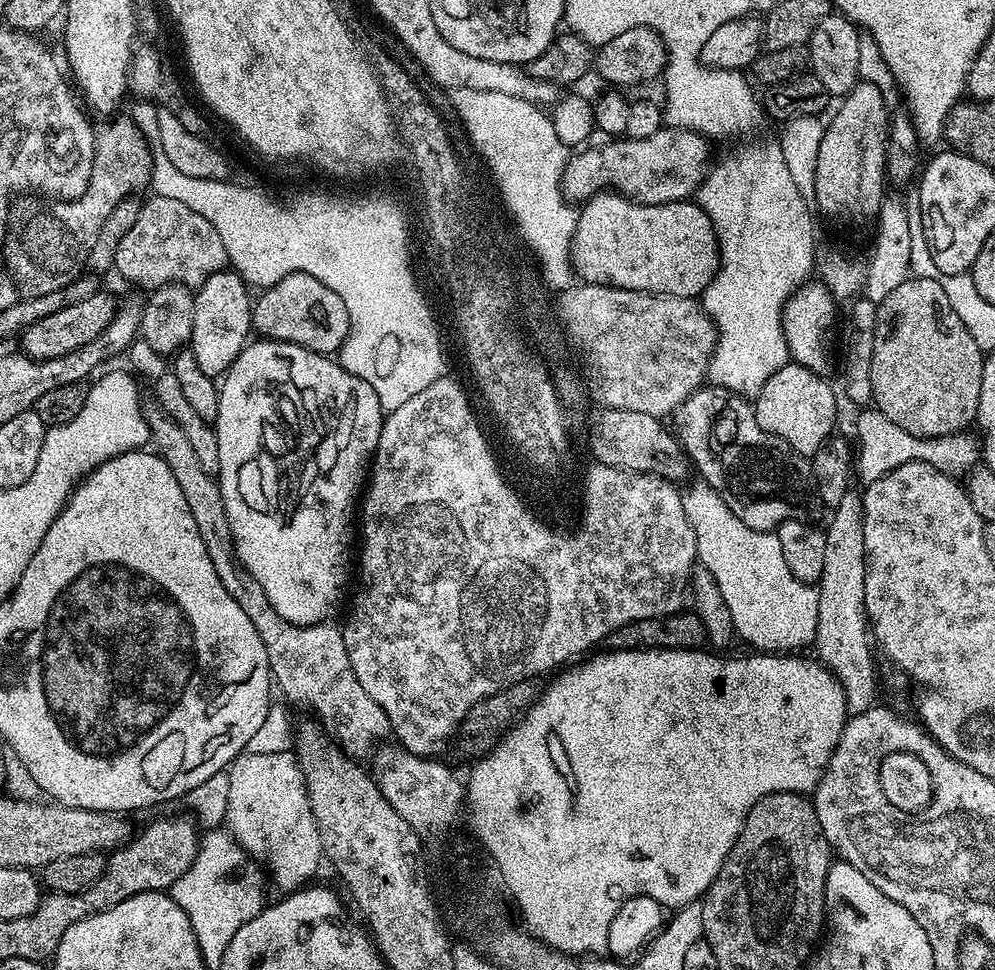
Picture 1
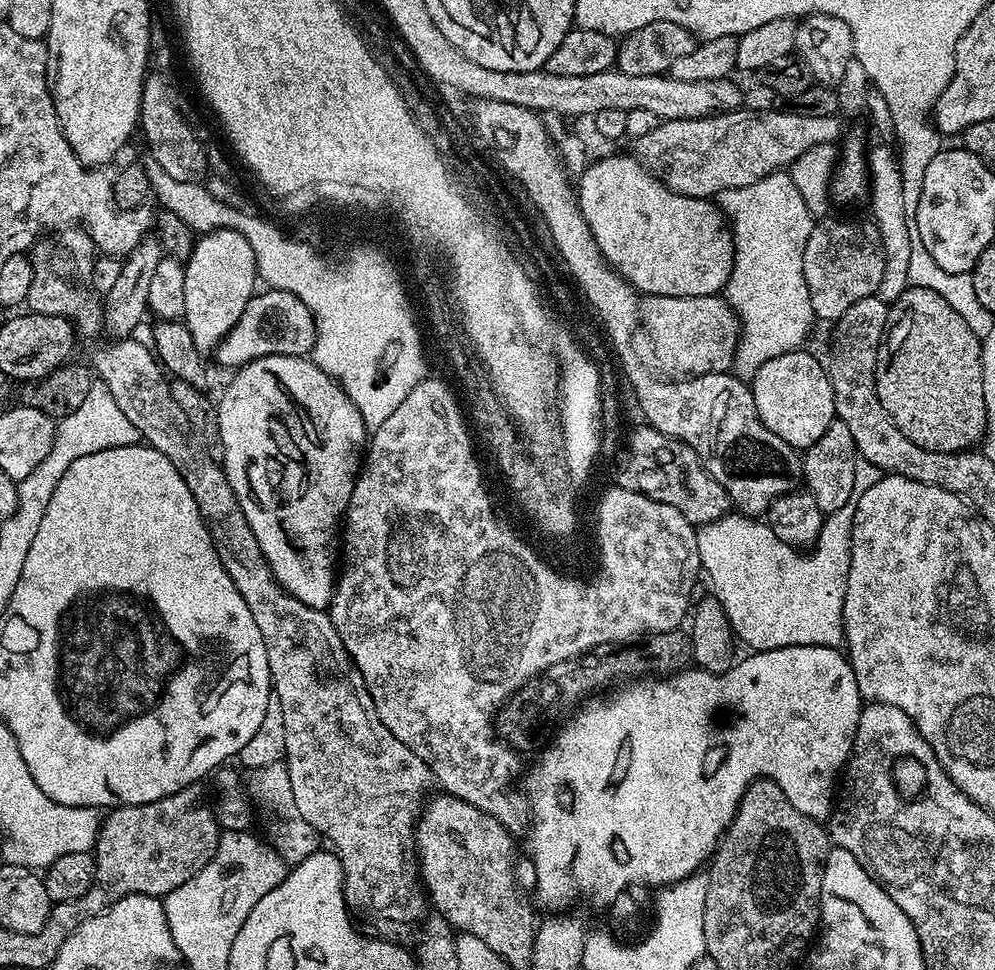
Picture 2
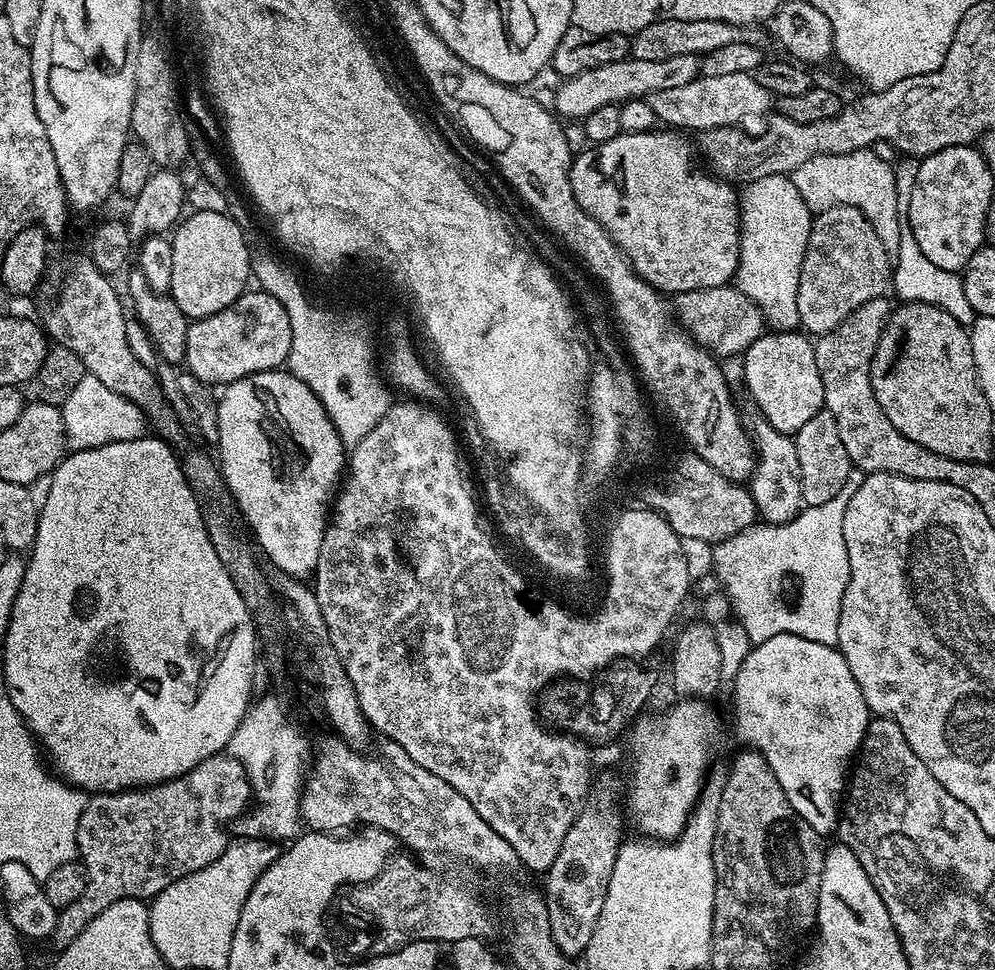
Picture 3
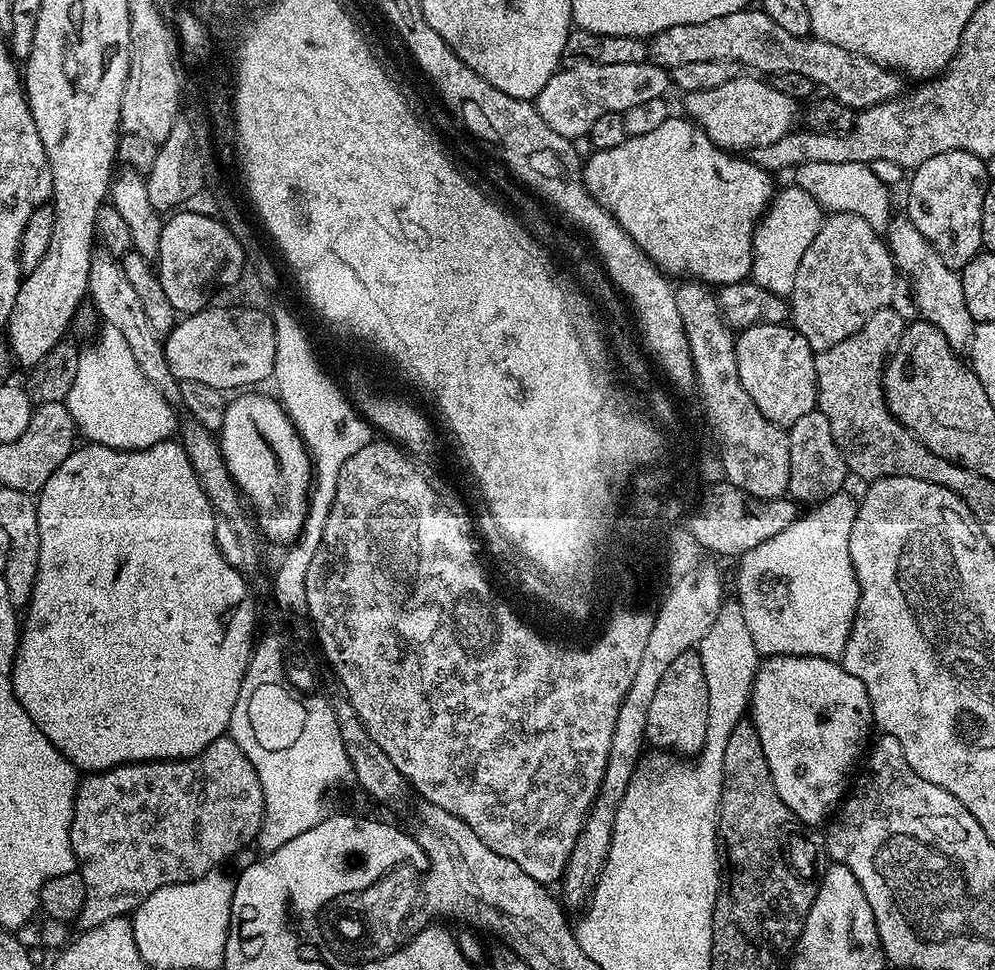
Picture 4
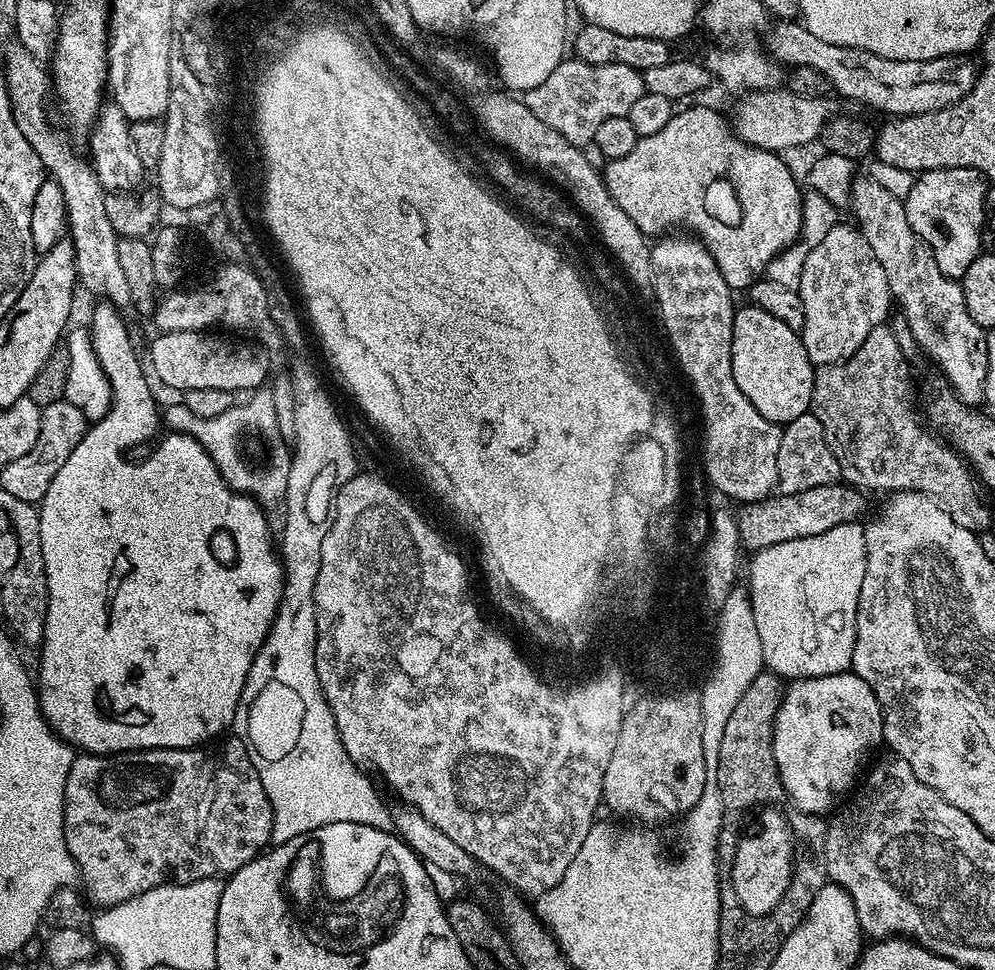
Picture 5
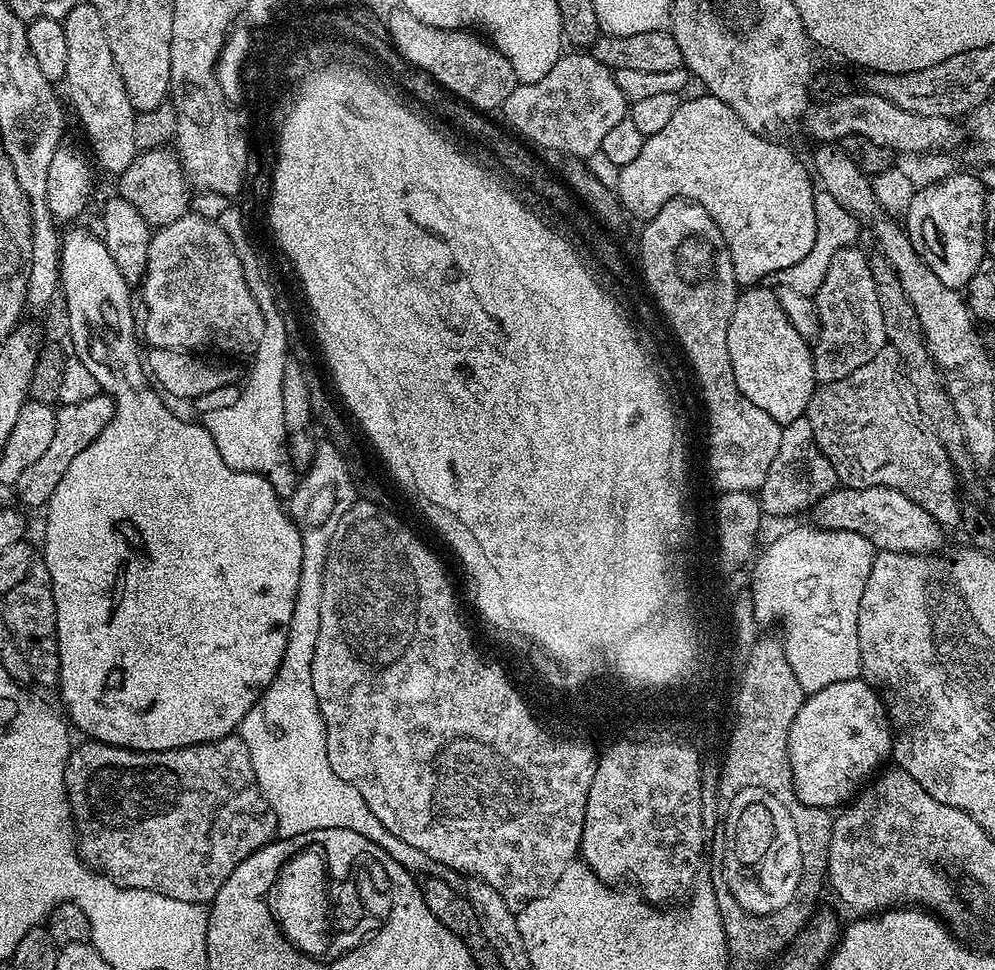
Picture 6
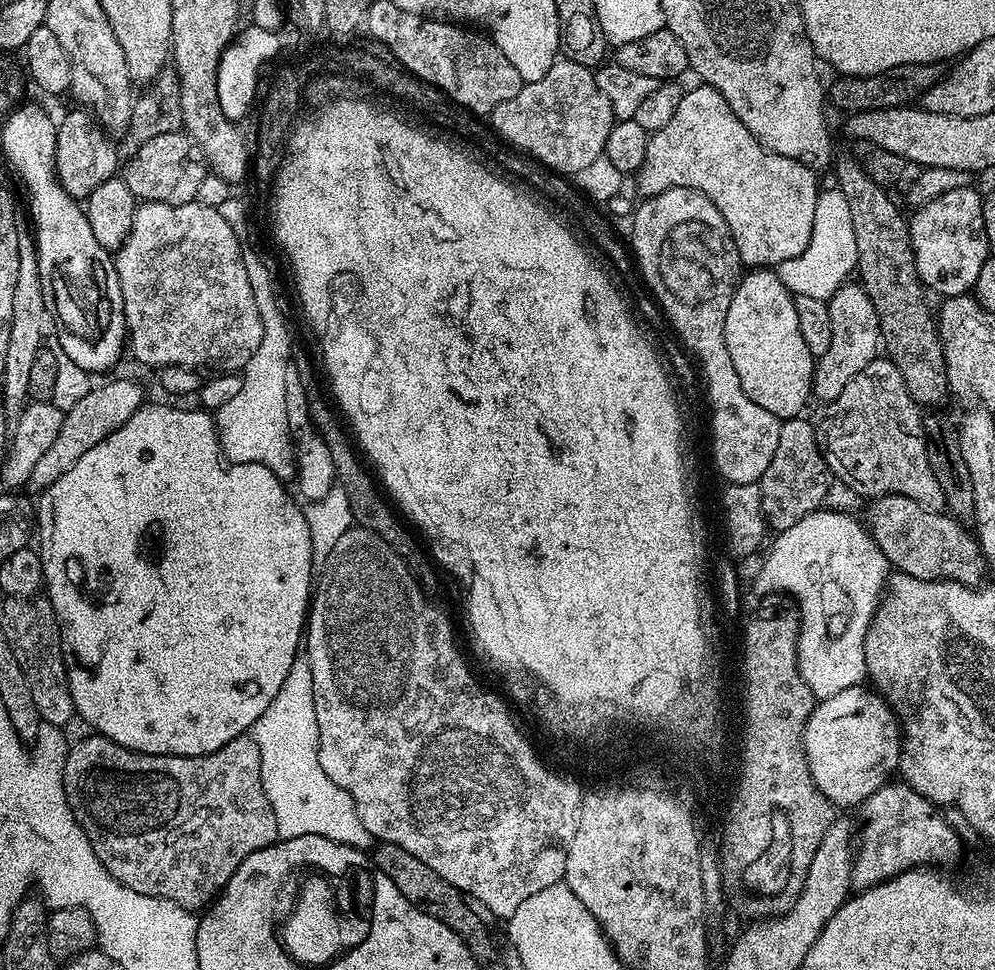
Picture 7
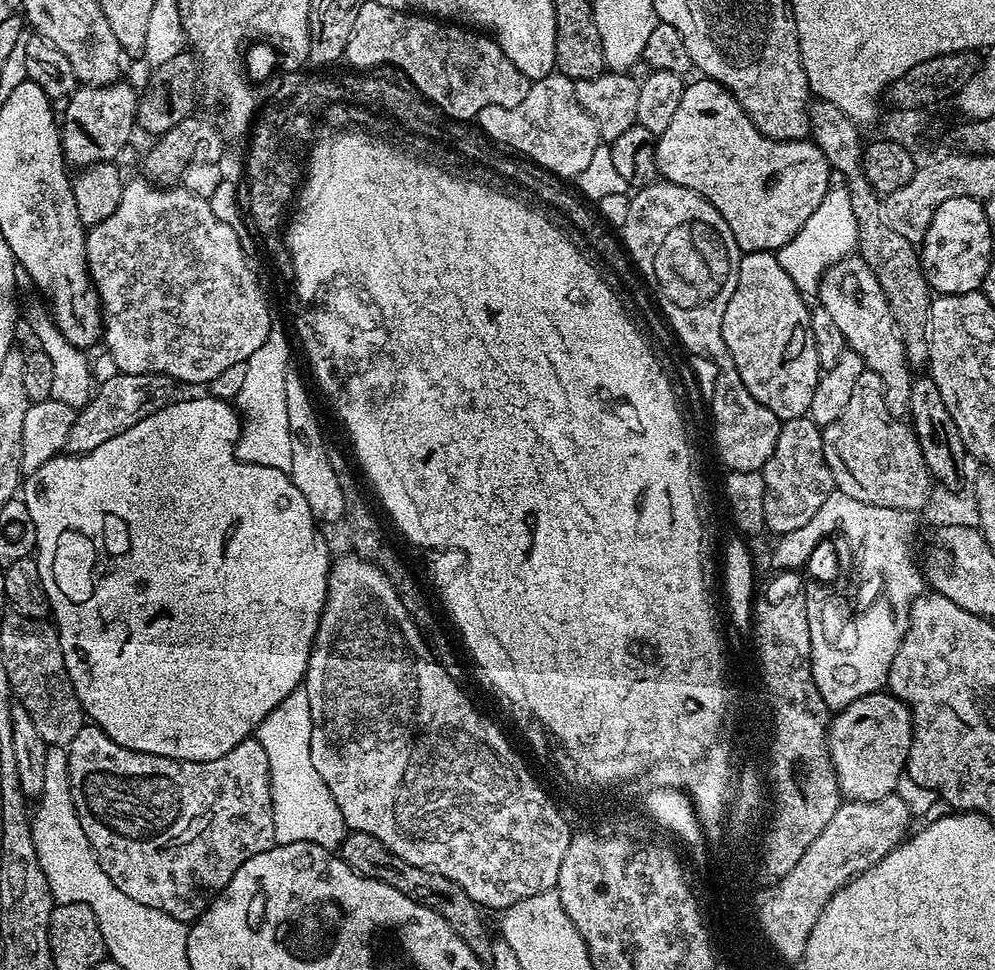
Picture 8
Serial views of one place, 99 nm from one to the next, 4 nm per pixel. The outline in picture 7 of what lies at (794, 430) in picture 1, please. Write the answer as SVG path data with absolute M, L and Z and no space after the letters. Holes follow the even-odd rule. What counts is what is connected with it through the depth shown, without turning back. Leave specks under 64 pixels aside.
M757 268L741 275L730 298L730 310L726 310L724 337L726 350L730 350L730 362L734 362L734 370L738 370L738 382L750 402L758 402L762 410L770 410L770 414L782 422L799 417L803 413L800 411L813 395L814 358L810 354L810 346L806 346L806 338L802 338L802 326L798 326L798 310L793 293L788 291L775 271Z

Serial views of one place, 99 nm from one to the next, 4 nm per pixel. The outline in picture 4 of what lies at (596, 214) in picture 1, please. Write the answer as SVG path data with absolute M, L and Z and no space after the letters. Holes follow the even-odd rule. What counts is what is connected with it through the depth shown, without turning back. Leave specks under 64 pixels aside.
M669 115L668 120L662 122L662 126L657 126L651 134L629 136L626 142L622 142L622 146L613 146L610 150L595 150L592 156L585 159L582 164L582 179L586 190L615 218L618 226L622 226L622 230L626 230L626 234L630 234L630 238L634 238L634 242L638 242L638 246L656 263L656 267L669 277L684 276L680 278L691 278L693 281L703 282L709 286L736 284L739 280L747 280L752 271L752 239L754 238L756 223L763 216L764 211L768 209L768 205L772 203L774 195L774 187L772 188L773 173L767 172L764 168L759 168L750 158L733 154L718 147L696 125L696 121L687 119L683 115L680 116Z

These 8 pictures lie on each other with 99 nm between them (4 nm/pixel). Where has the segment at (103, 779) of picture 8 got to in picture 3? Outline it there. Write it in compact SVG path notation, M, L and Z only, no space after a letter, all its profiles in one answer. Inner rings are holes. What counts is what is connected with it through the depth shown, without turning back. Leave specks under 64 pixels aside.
M217 754L206 758L202 762L198 762L198 766L194 766L194 770L190 770L173 780L164 780L161 784L150 784L143 788L133 788L122 792L102 792L93 795L89 799L88 805L82 810L82 818L78 818L78 834L76 835L76 850L86 870L86 890L82 890L82 898L78 898L78 902L70 902L70 906L59 909L54 933L57 949L62 950L67 944L74 942L74 938L78 938L78 934L82 934L82 930L86 930L86 926L90 926L90 922L94 922L94 918L98 918L98 914L102 914L102 910L106 910L106 906L110 906L122 898L151 901L162 890L166 890L166 886L178 882L178 878L186 878L186 874L194 874L198 870L202 870L202 866L210 866L210 862L217 860L228 844L230 825L245 815L244 807L247 806L248 800L250 804L252 799L252 787L246 778L246 770L240 762L227 754Z

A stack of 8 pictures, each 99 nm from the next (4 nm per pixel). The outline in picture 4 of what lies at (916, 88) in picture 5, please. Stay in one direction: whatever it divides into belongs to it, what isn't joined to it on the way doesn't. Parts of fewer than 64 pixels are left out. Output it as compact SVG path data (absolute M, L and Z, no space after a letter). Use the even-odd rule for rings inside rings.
M749 6L743 8L740 12L734 14L726 14L718 18L710 18L710 22L698 22L697 24L679 24L678 26L670 26L666 30L657 32L655 36L647 41L648 60L653 64L657 64L659 68L667 68L669 70L683 66L685 62L714 62L715 60L729 60L741 66L749 64L752 69L760 74L803 74L806 78L810 78L821 89L825 88L827 95L831 99L842 102L846 106L863 110L870 106L878 106L887 100L895 100L901 95L899 71L885 68L884 65L874 62L870 58L866 58L857 52L846 50L842 46L834 46L834 42L826 42L818 40L811 35L795 36L787 30L782 30L782 26L778 26L778 22L774 22L774 18L770 18L759 7Z

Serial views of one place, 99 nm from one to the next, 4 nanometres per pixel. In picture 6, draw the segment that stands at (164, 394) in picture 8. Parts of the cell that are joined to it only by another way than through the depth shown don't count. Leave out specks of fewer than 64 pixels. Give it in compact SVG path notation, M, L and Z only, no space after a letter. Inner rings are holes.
M97 394L86 398L82 402L63 405L57 411L56 425L54 426L54 439L50 441L49 448L44 451L38 462L33 462L21 475L14 485L14 496L21 505L29 504L32 508L43 509L49 498L54 494L54 486L62 482L62 474L66 474L66 466L102 434L102 430L110 422L116 409L116 401L111 395Z

